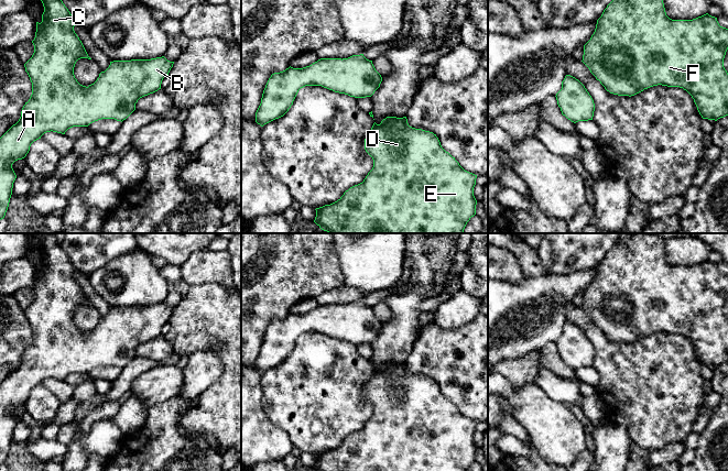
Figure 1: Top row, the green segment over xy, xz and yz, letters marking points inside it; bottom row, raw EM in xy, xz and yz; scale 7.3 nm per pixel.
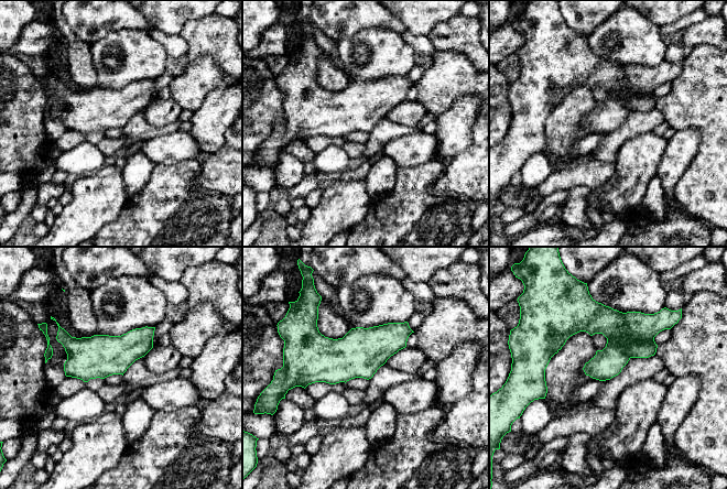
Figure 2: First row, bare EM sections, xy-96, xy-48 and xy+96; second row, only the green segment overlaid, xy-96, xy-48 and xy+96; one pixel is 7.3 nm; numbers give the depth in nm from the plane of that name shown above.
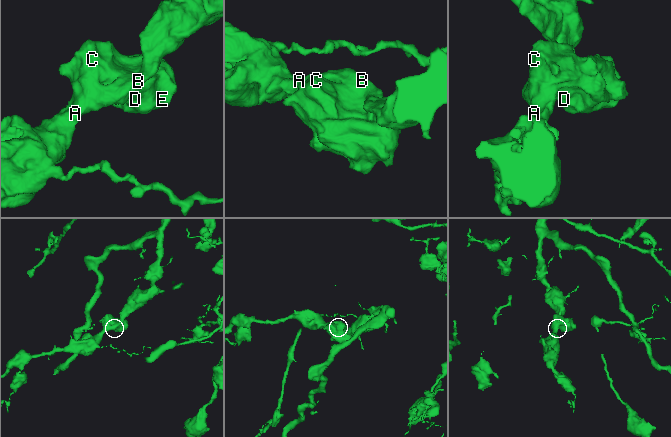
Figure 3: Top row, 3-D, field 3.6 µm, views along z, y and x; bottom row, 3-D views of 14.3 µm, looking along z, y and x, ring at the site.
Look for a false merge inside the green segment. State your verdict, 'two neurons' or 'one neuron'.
one neuron

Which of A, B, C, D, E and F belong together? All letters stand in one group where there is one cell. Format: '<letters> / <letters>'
A B C D E F

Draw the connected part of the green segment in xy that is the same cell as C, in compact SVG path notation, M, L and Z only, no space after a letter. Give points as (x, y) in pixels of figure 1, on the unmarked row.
M45 233L39 245L43 250L44 259L42 269L36 269L35 284L32 287L34 299L24 310L25 318L32 329L32 341L23 352L19 368L0 384L0 467L4 464L8 457L13 429L17 425L12 410L26 403L34 387L41 385L46 379L53 377L65 381L73 373L88 373L90 370L101 365L115 365L122 369L135 357L135 350L140 344L161 336L163 325L169 321L174 310L174 308L167 307L164 303L151 306L113 307L110 308L105 318L99 320L94 330L88 333L83 332L75 325L74 314L78 306L91 305L74 277L76 269L73 262L57 241L55 233Z

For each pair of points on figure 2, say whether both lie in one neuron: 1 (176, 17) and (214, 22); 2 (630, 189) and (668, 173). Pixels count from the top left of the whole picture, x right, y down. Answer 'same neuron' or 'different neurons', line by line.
1: different neurons
2: different neurons

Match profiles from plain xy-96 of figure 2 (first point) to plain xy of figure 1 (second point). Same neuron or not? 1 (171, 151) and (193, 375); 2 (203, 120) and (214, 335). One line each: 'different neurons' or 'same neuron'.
1: different neurons
2: different neurons

